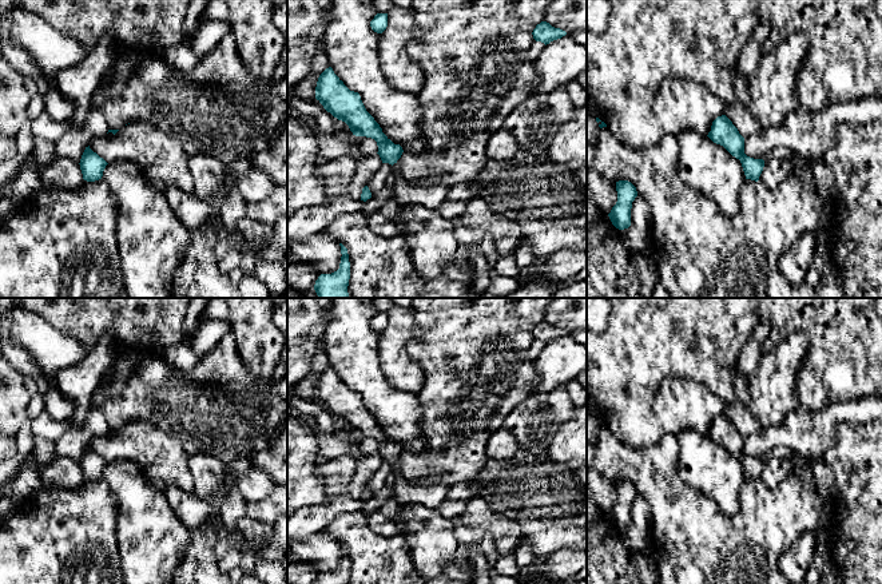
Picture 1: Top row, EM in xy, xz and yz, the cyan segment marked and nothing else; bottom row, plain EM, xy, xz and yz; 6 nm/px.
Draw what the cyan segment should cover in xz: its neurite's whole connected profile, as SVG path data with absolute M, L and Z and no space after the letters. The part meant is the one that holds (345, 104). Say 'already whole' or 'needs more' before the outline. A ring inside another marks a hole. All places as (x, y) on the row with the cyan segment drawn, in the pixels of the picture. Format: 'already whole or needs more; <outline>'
already whole; M326 68L318 78L315 99L338 120L345 122L353 135L372 138L377 142L382 163L394 164L404 150L394 144L384 132L374 118L366 111L358 92L350 91L334 74Z

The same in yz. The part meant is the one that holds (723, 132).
already whole; M726 115L718 116L712 122L711 131L707 136L740 160L746 179L759 180L764 160L754 159L744 154L744 138Z

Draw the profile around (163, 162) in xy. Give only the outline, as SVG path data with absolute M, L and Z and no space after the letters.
M130 123L115 135L108 132L92 139L88 146L107 163L116 159L132 162L156 191L164 194L170 186L175 186L194 194L188 154L176 140L151 124Z

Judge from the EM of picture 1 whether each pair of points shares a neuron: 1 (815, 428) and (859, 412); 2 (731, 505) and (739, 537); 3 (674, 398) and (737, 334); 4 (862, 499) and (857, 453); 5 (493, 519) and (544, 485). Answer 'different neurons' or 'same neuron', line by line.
1: same neuron
2: different neurons
3: different neurons
4: same neuron
5: different neurons

